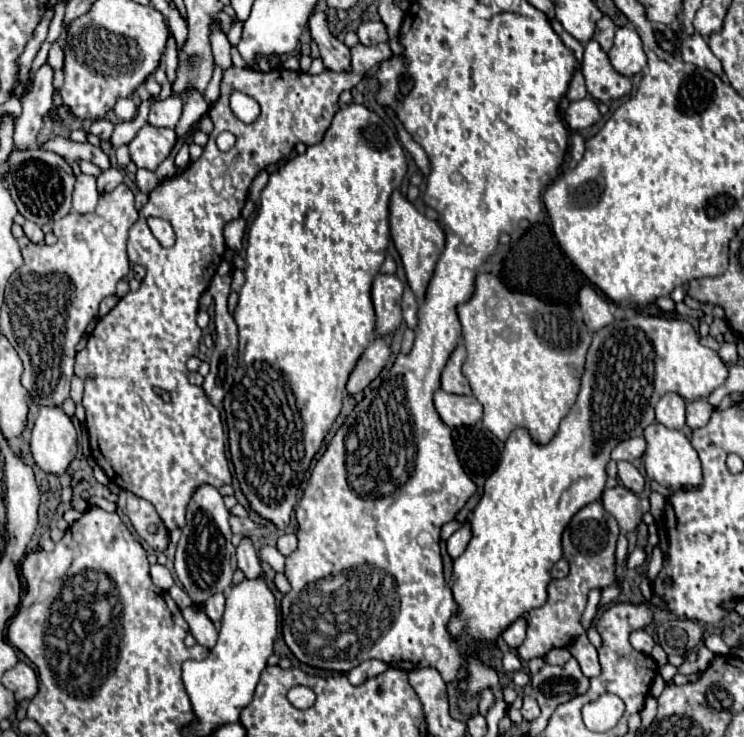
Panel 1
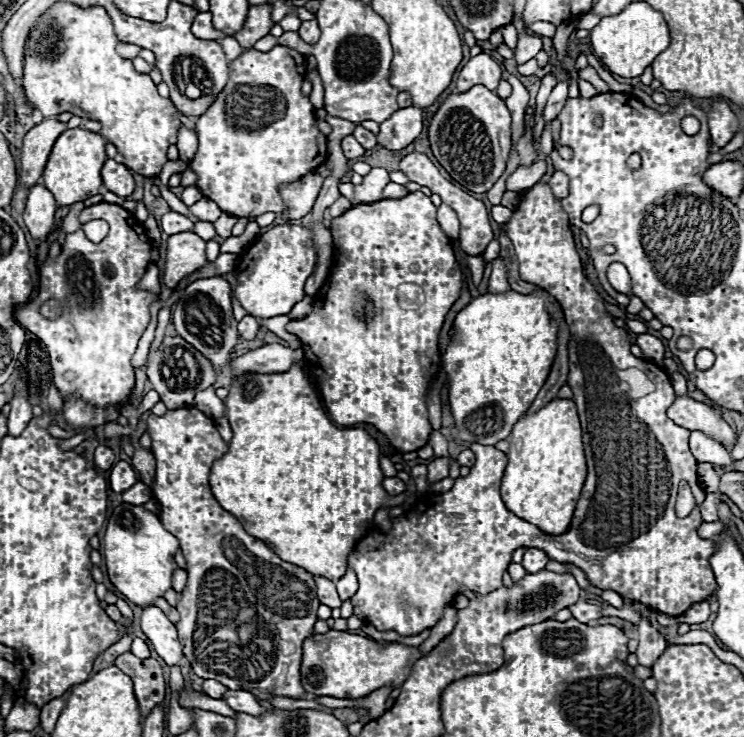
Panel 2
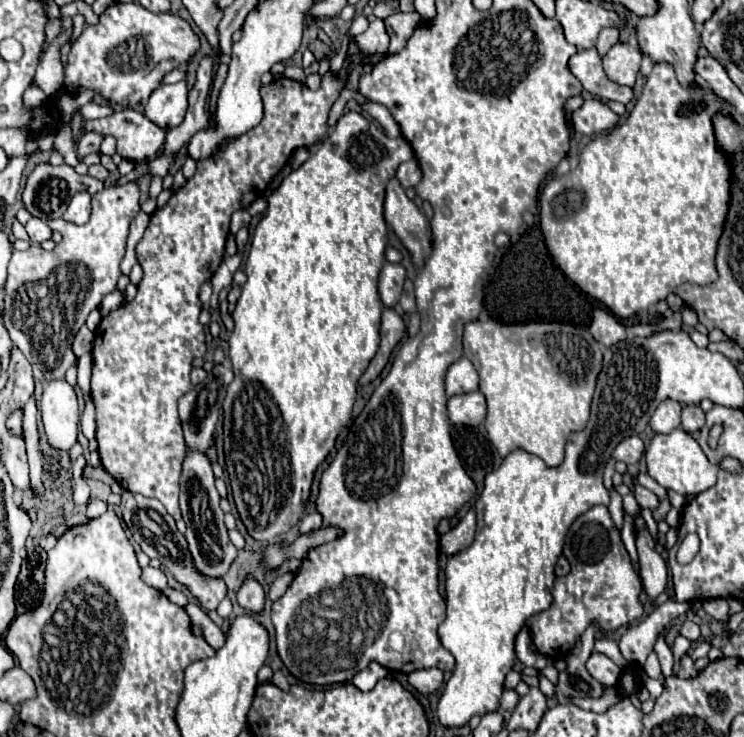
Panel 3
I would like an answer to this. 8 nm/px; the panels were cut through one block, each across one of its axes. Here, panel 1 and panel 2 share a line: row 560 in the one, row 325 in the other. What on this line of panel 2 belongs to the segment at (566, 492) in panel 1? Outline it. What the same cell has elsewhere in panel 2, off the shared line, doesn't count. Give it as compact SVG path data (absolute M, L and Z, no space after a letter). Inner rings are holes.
M508 292L508 294L484 294L472 300L454 320L456 334L450 340L446 354L442 356L444 370L450 378L450 408L458 438L470 444L494 446L496 442L510 436L514 424L526 414L536 394L544 386L550 366L556 356L556 332L558 324L552 318L552 302L546 292L530 296Z

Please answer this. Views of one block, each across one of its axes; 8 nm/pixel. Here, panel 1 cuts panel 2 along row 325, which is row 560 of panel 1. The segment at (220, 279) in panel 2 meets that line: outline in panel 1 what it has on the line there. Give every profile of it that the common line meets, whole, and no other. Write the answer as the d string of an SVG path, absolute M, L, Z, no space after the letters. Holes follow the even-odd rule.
M208 484L200 486L188 504L186 526L182 528L182 536L174 556L176 576L182 582L184 592L196 606L202 606L210 596L222 594L226 588L232 586L232 574L236 564L234 564L234 546L230 542L232 532L228 526L228 518L230 512L222 502L220 492Z

